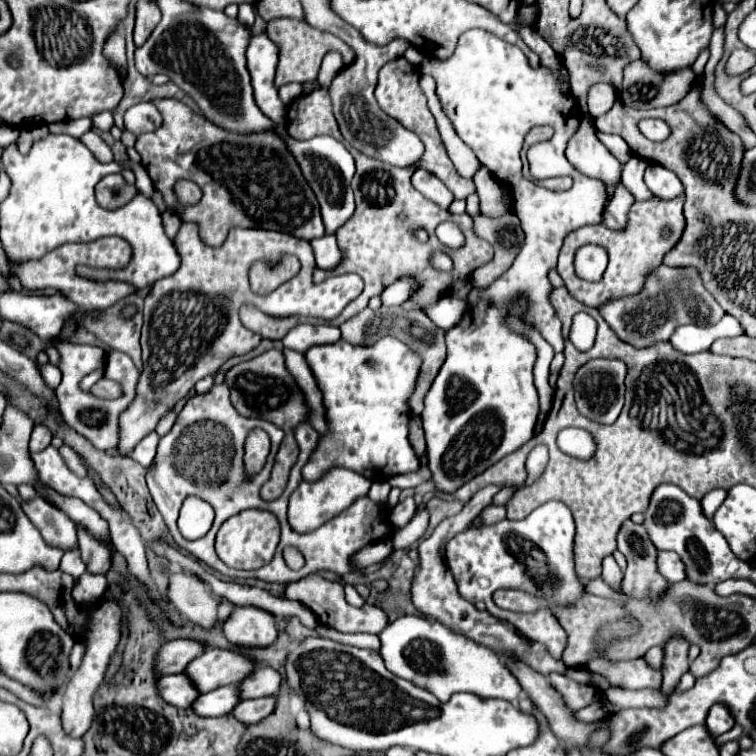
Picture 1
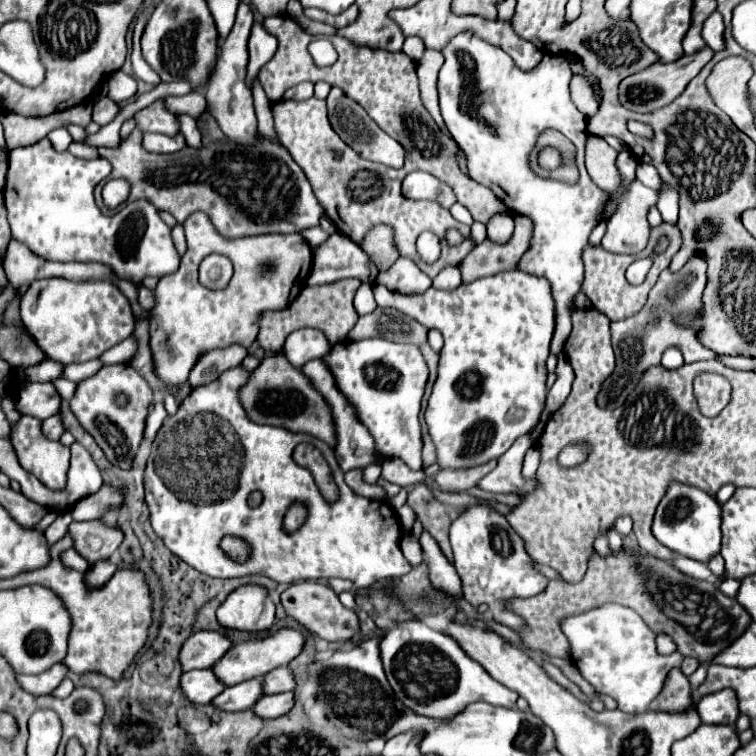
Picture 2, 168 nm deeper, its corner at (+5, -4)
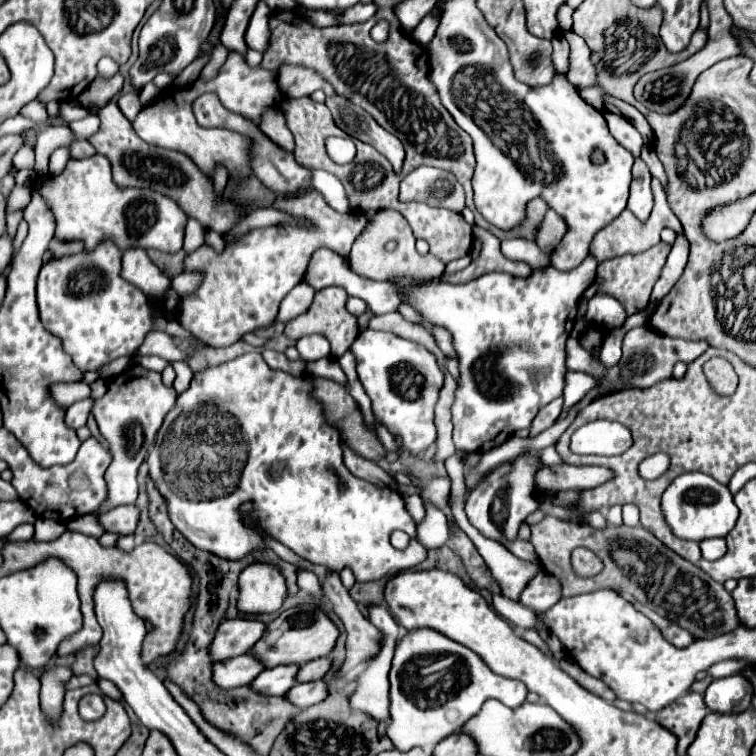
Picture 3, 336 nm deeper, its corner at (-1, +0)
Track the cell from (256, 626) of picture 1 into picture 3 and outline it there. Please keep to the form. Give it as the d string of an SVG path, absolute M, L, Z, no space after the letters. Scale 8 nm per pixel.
M251 564L239 576L237 610L243 614L271 614L285 600L285 578L277 566Z

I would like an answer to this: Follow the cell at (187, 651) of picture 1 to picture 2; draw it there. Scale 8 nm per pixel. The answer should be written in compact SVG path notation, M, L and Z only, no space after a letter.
M215 630L195 632L181 648L181 666L183 672L193 668L211 668L229 648L233 640Z

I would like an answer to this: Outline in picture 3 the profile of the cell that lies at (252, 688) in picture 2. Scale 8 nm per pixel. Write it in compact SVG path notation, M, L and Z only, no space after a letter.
M291 664L291 666L277 666L277 668L263 670L249 686L255 692L267 694L267 696L283 696L295 684L297 668L299 668L297 664Z

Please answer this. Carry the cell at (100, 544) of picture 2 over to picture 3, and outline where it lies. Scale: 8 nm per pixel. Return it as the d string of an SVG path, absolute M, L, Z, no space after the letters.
M135 506L115 508L115 510L99 516L99 522L105 528L105 532L113 532L113 534L119 534L119 536L133 534L137 520L139 520L139 510Z

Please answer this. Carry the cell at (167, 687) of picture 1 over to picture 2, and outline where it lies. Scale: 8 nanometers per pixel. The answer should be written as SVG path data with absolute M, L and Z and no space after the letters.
M189 670L181 676L181 688L191 702L209 704L225 690L225 684L217 680L213 670Z

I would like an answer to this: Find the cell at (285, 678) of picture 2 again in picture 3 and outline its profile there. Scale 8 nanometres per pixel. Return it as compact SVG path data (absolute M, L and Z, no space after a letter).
M317 658L317 660L311 660L303 666L299 666L299 672L295 676L297 682L313 682L313 680L319 680L323 678L331 668L331 660L329 658Z

